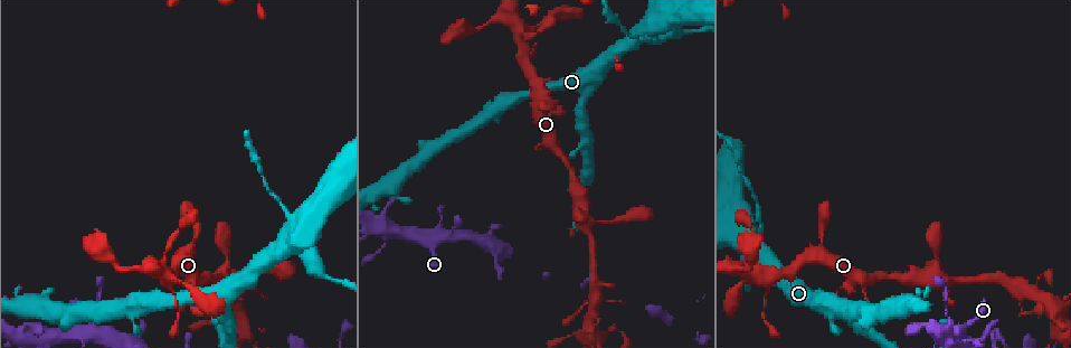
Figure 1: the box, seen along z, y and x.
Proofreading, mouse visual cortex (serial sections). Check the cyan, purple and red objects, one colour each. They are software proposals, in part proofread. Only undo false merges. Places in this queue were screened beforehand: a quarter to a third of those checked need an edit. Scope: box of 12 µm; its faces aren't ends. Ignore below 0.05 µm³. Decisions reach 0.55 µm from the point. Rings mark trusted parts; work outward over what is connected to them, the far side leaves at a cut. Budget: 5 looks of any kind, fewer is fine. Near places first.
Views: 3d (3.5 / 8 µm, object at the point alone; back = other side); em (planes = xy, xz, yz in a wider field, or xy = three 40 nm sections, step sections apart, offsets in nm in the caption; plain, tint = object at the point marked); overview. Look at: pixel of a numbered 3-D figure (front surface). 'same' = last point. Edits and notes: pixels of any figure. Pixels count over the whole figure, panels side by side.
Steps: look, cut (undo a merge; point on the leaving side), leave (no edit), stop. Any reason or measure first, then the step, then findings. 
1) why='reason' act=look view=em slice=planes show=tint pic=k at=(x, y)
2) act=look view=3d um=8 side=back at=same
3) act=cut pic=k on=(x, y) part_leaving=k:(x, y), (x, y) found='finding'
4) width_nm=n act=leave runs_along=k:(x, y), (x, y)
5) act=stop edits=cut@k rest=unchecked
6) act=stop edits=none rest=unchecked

why='arms part here' act=look view=3d um=8 pic=1 at=(1025, 290)

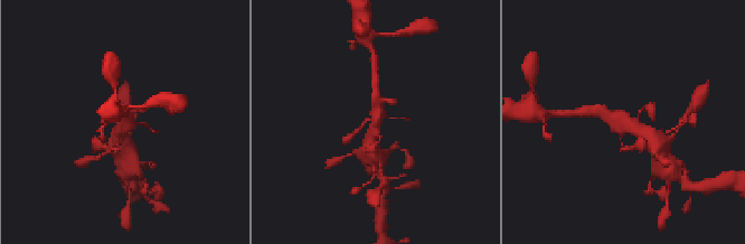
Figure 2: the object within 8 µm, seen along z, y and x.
why='shape alone is not enough' act=look view=em slice=xy step=2 show=tint pic=2 at=(626, 121)

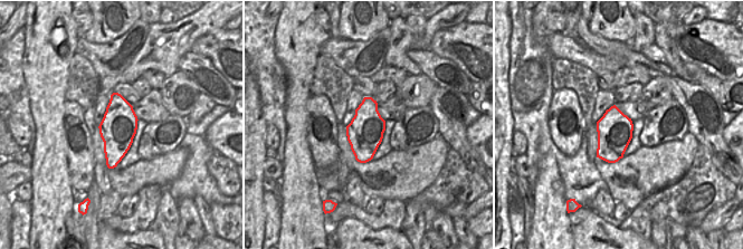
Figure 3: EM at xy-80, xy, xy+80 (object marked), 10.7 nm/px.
act=leave runs_along=2:(595, 111), (650, 137) found='all the same cell'

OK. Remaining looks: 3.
why='sharp bend' act=look view=3d um=3.5 pic=1 at=(653, 37)

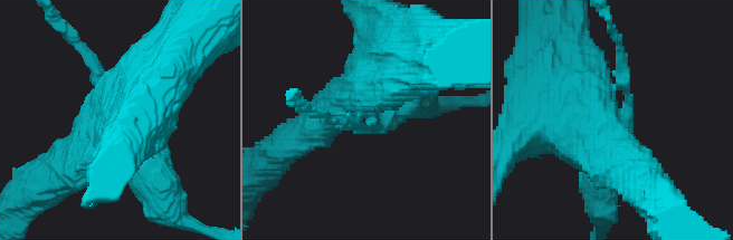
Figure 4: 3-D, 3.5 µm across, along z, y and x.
why='shape alone is not enough' act=look view=em slice=planes show=tint pic=4 at=(374, 116)

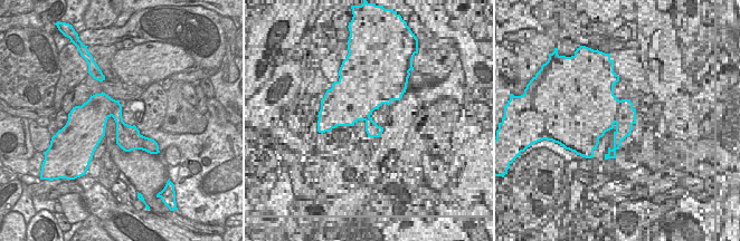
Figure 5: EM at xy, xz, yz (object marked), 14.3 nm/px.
act=cut pic=4 on=(163, 189) border=5:(120, 104), (111, 115) found='a second cell is stuck on'

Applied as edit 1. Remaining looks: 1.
act=stop edits=cut@4 rest=unchecked

